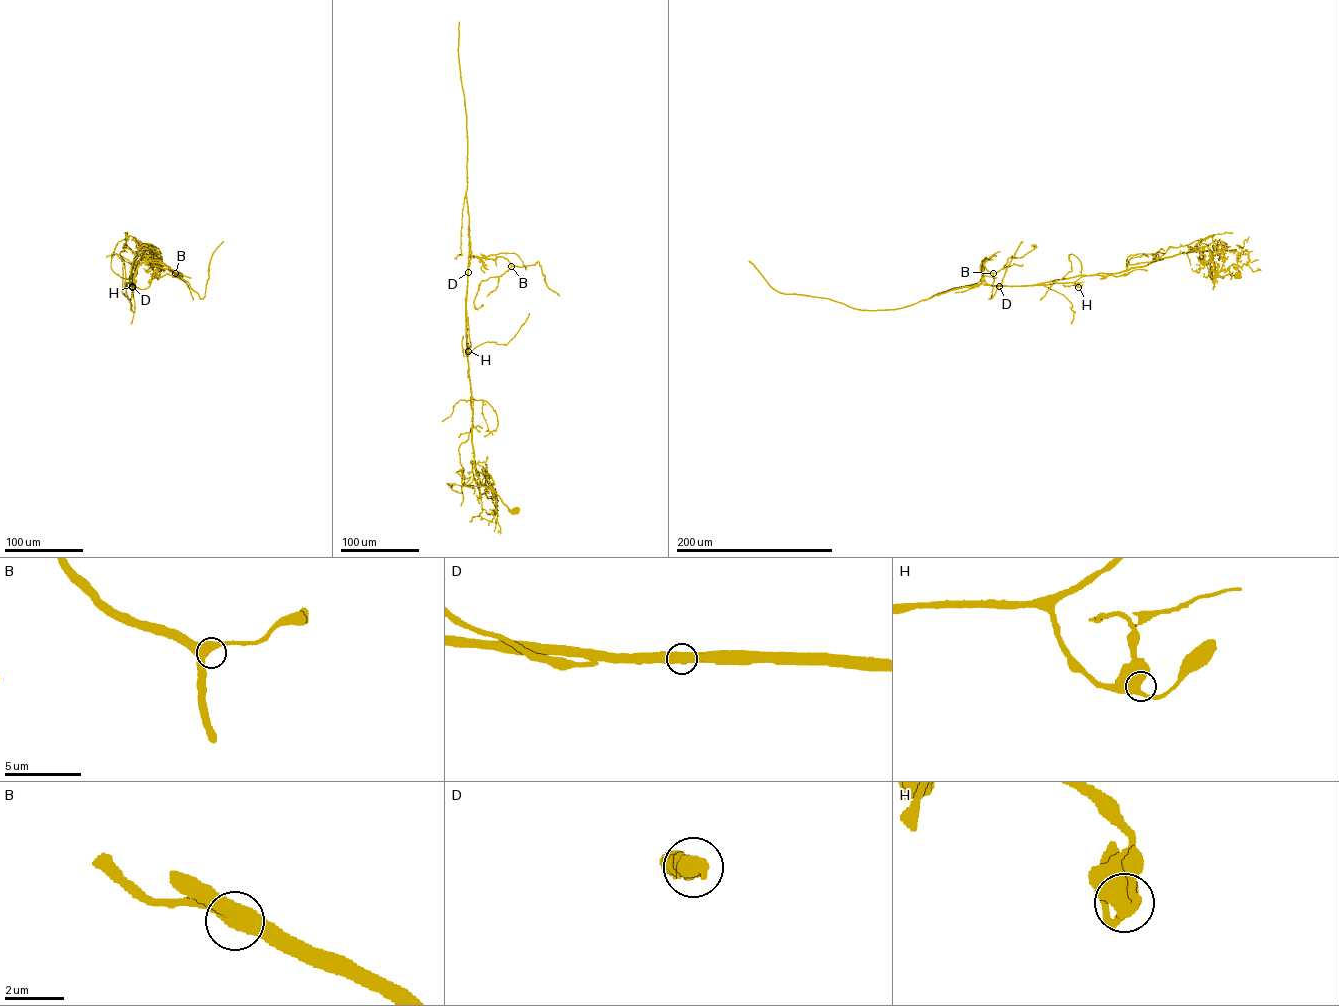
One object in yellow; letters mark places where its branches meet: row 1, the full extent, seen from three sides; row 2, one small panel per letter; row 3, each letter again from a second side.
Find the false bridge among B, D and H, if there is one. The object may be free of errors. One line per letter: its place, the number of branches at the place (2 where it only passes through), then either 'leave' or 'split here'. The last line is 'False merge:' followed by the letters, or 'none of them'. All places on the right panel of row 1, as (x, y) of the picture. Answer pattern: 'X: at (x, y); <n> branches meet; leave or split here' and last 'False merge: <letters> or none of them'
B: at (993, 273); 2 branches meet; leave
D: at (999, 286); 2 branches meet; split here
H: at (1078, 287); 2 branches meet; leave
False merge: D

